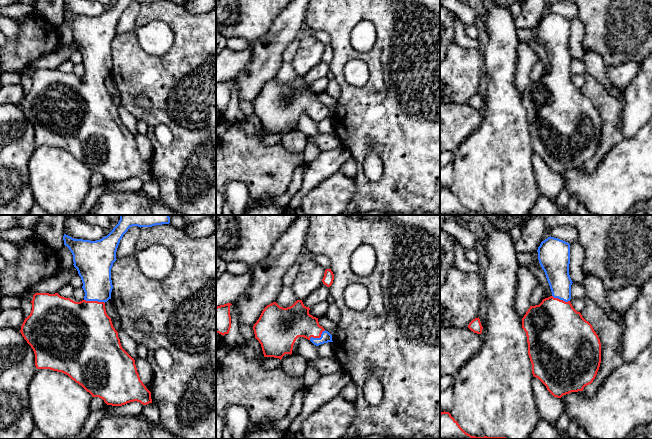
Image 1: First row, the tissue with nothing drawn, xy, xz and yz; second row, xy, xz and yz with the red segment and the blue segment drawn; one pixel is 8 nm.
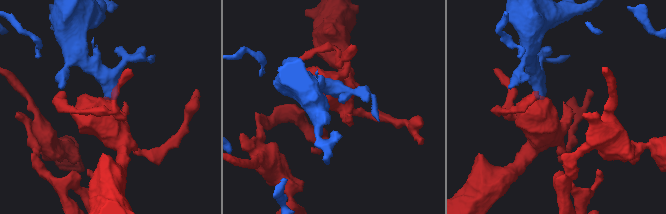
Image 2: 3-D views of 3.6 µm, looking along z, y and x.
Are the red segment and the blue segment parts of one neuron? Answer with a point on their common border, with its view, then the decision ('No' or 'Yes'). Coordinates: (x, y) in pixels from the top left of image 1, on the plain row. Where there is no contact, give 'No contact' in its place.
Touches red at xy (94, 77). Yes

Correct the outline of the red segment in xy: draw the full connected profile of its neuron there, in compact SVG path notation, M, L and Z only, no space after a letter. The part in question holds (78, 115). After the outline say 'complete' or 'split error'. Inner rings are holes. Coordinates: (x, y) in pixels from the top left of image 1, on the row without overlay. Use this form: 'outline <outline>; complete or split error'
outline M117 0L100 16L74 15L66 10L64 21L73 31L74 43L83 59L84 75L75 78L58 69L35 69L32 86L21 102L21 110L35 130L37 145L50 145L68 151L92 173L99 173L107 181L122 182L130 178L152 179L151 168L140 156L135 136L121 122L118 108L107 91L105 79L113 65L111 44L123 11L132 2L152 3L162 0Z; split error

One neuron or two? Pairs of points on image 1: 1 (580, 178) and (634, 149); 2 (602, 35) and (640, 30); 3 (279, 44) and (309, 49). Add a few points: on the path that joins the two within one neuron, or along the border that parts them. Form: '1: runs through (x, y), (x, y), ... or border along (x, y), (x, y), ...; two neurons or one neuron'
1: runs through (593, 178), (605, 178), (621, 162); one neuron
2: runs through (611, 30), (631, 30); one neuron
3: border along (302, 32), (299, 37); two neurons

